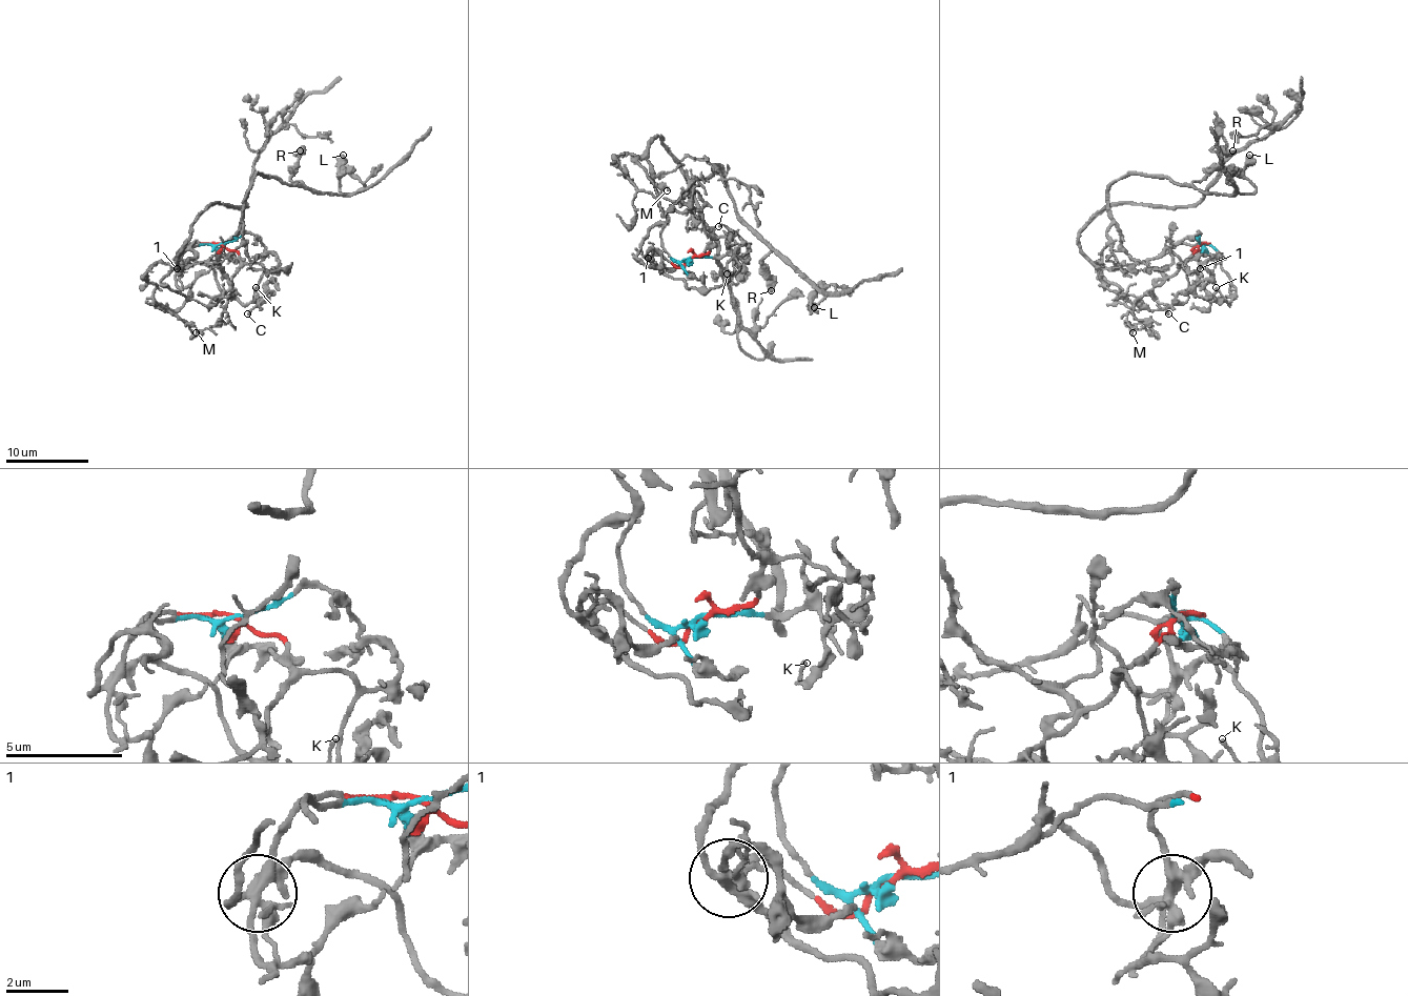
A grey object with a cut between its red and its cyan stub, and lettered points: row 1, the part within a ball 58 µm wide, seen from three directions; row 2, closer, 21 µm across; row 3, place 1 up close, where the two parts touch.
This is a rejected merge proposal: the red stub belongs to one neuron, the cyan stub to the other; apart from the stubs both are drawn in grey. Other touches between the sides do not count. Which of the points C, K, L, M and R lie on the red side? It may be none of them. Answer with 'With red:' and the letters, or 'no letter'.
With red: C, L, R

